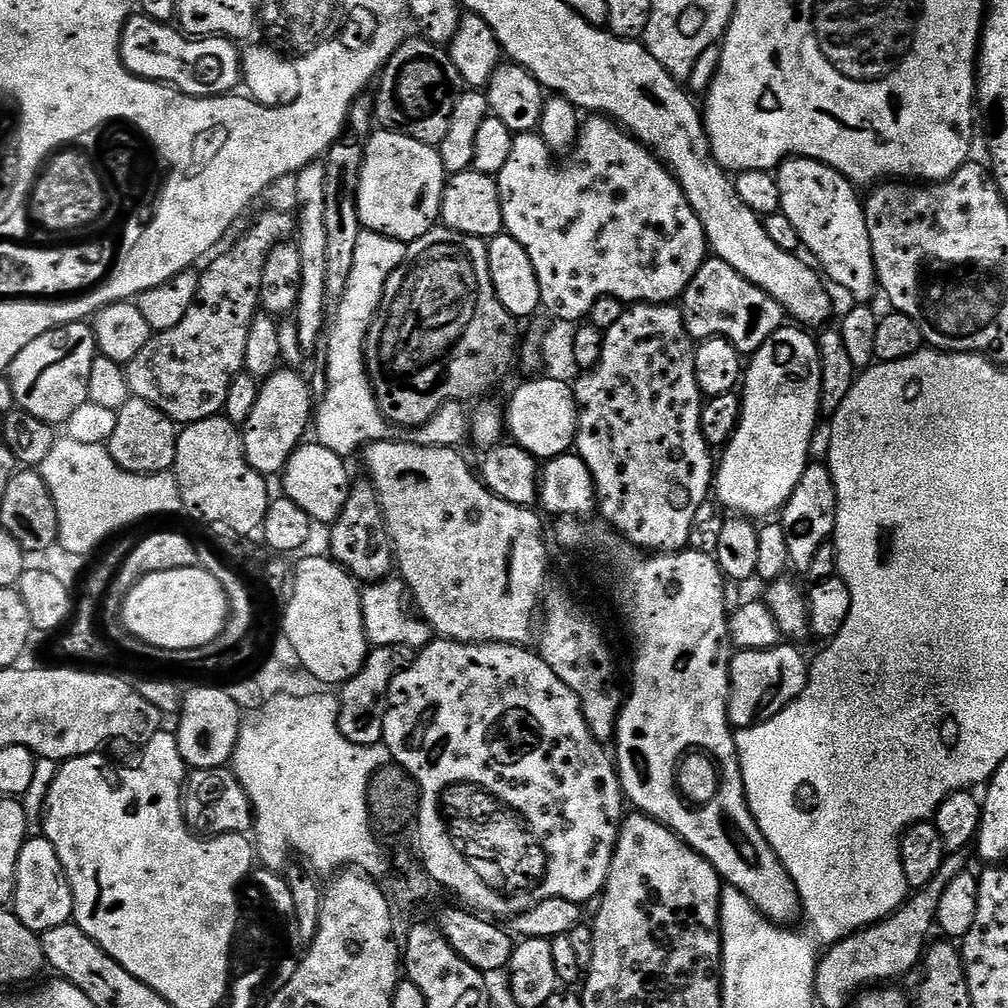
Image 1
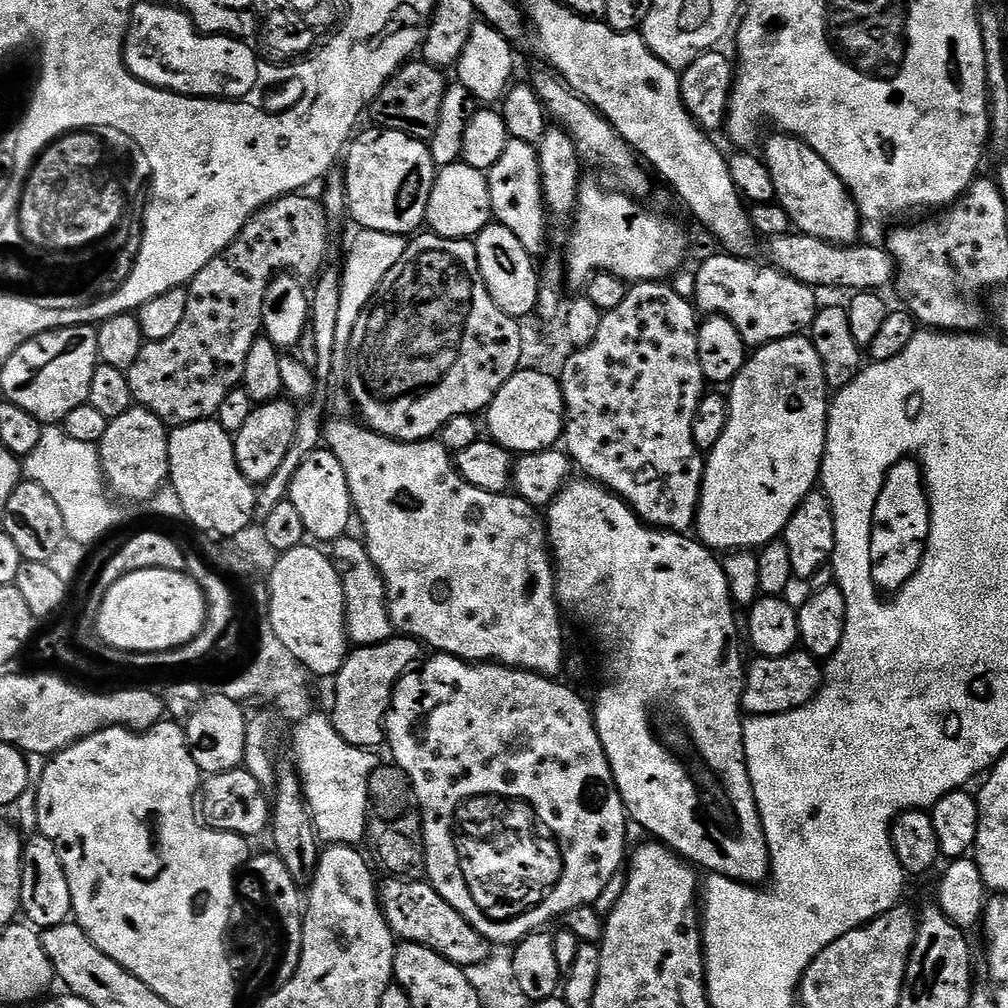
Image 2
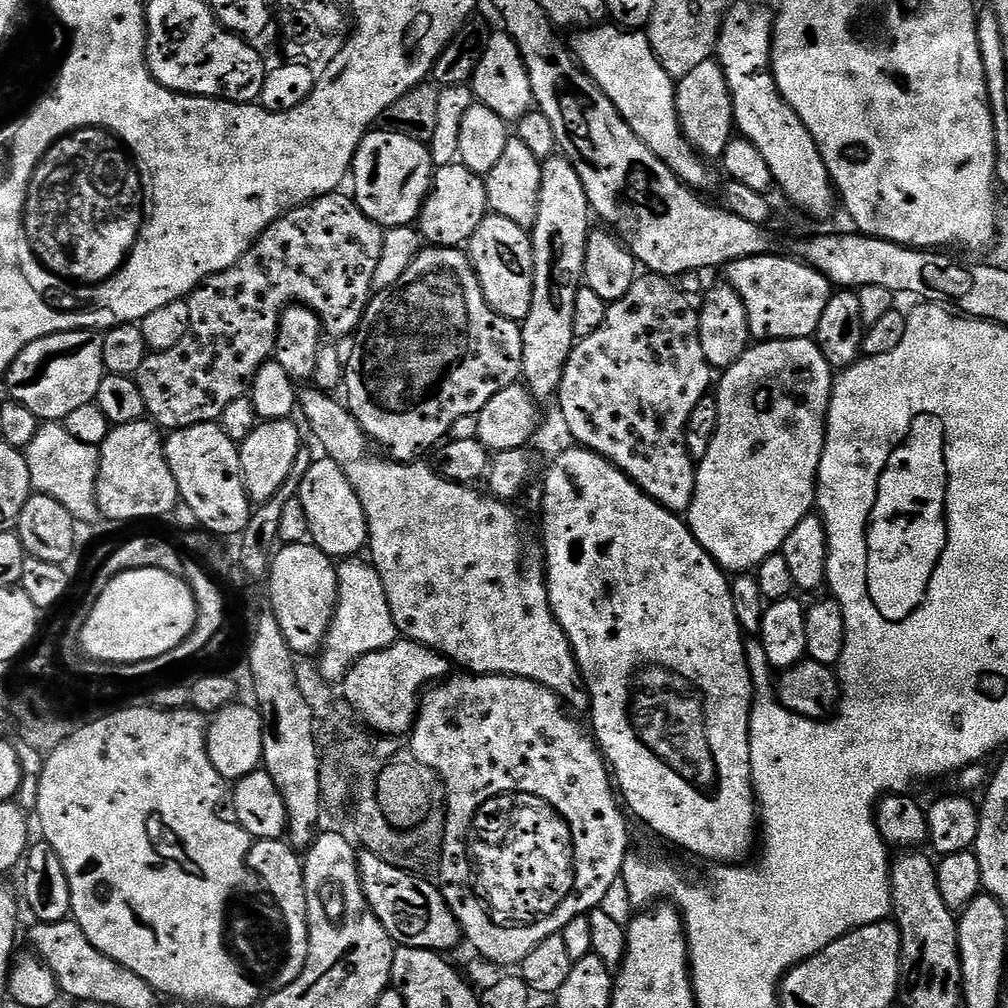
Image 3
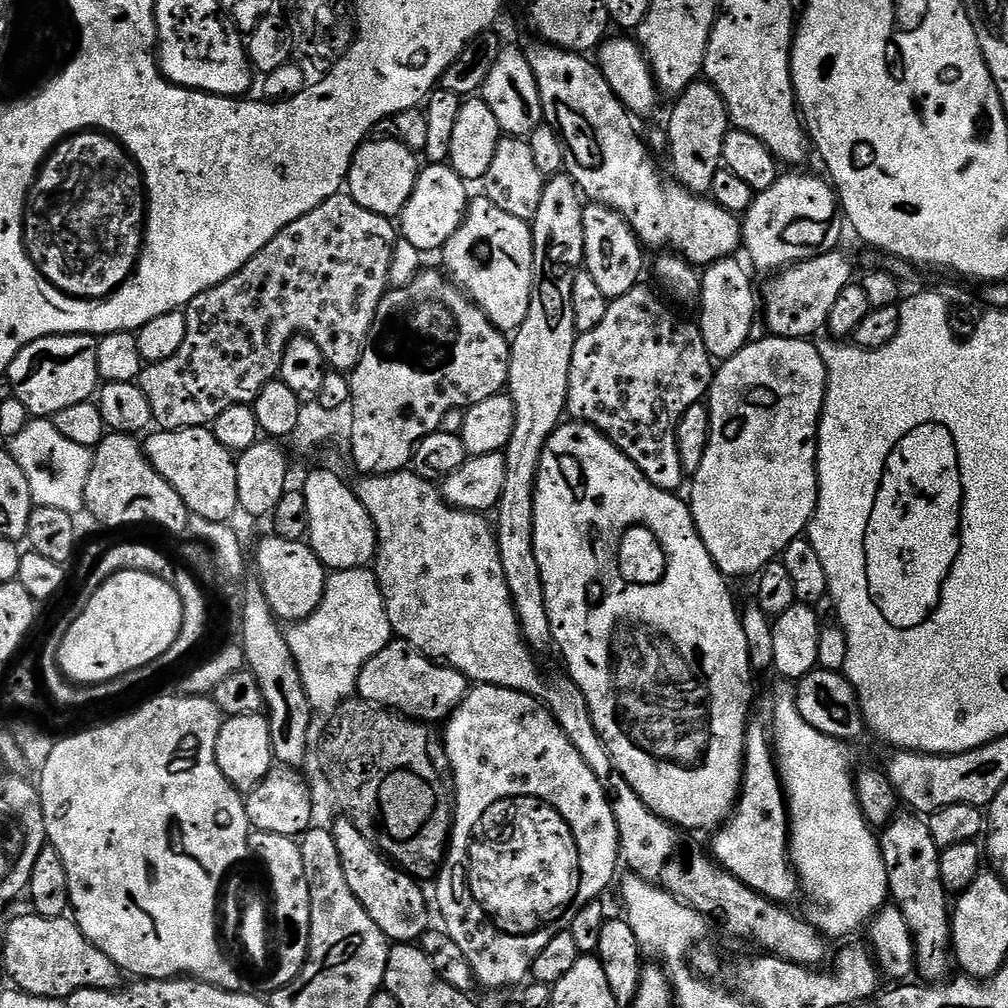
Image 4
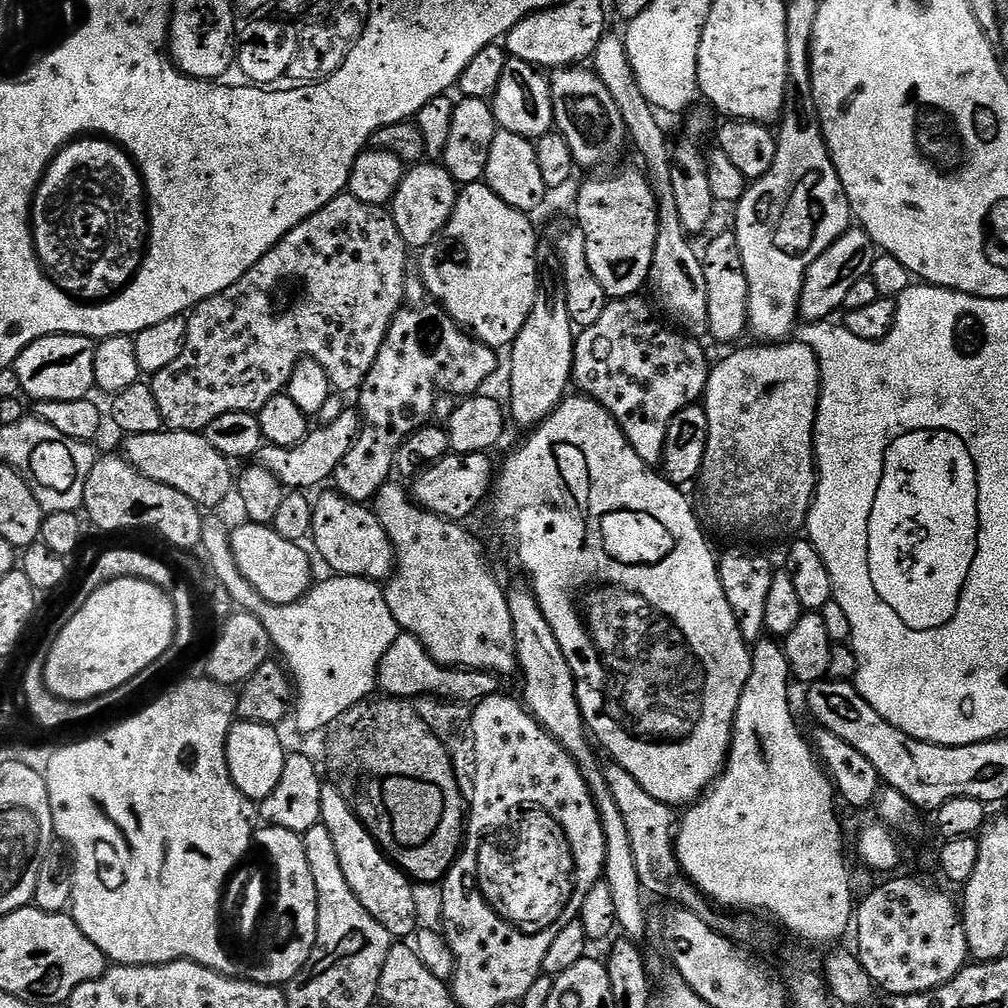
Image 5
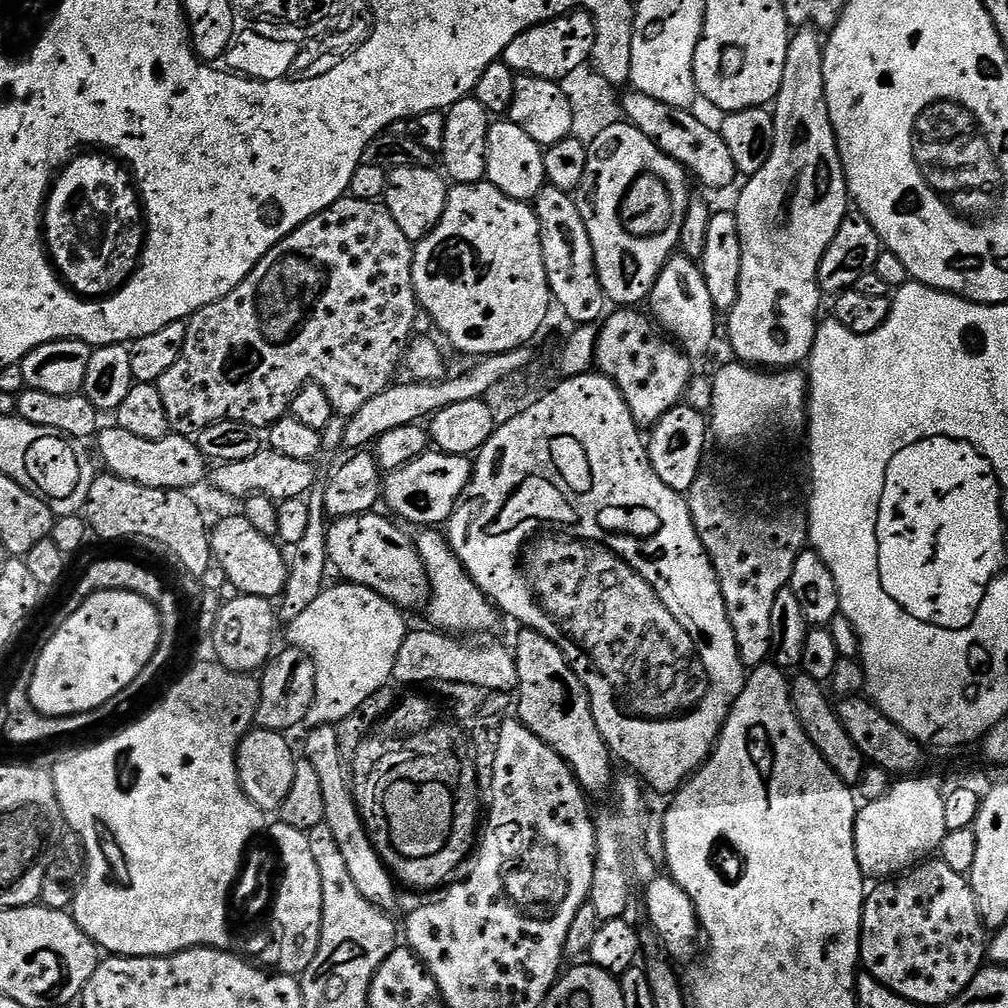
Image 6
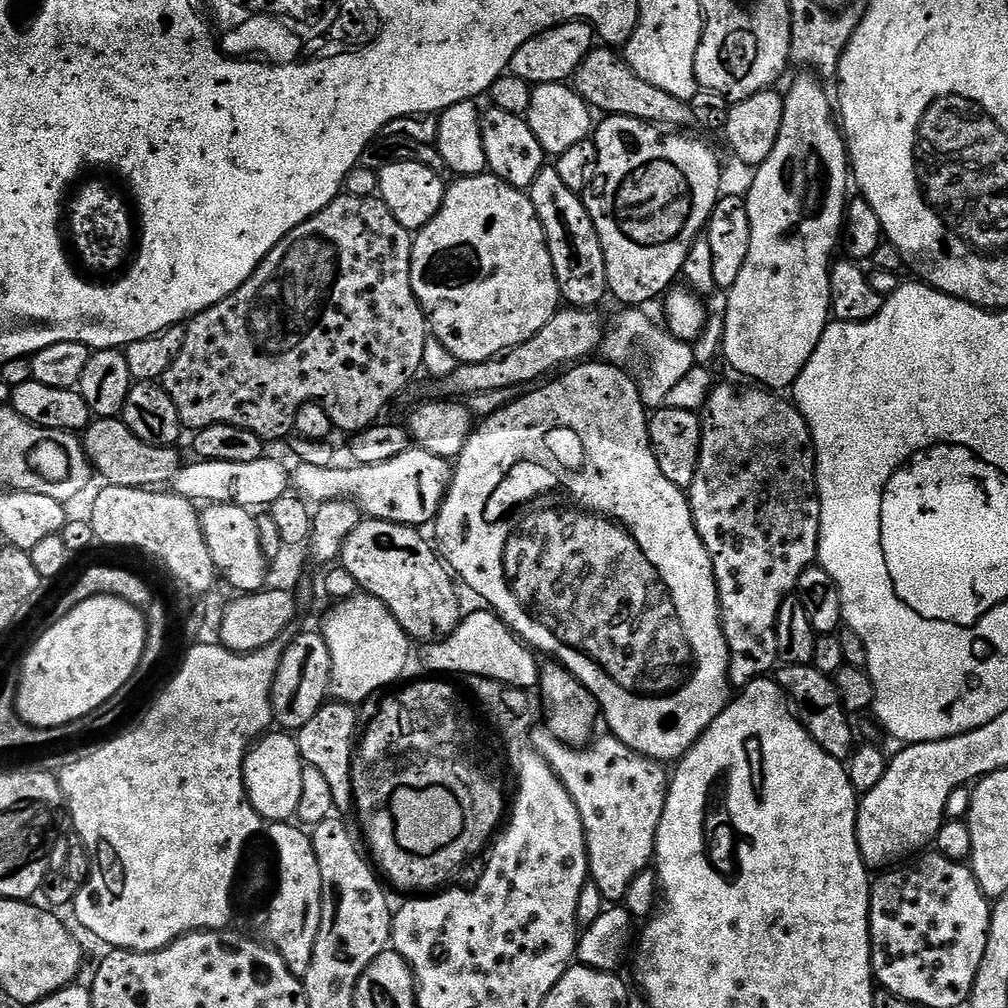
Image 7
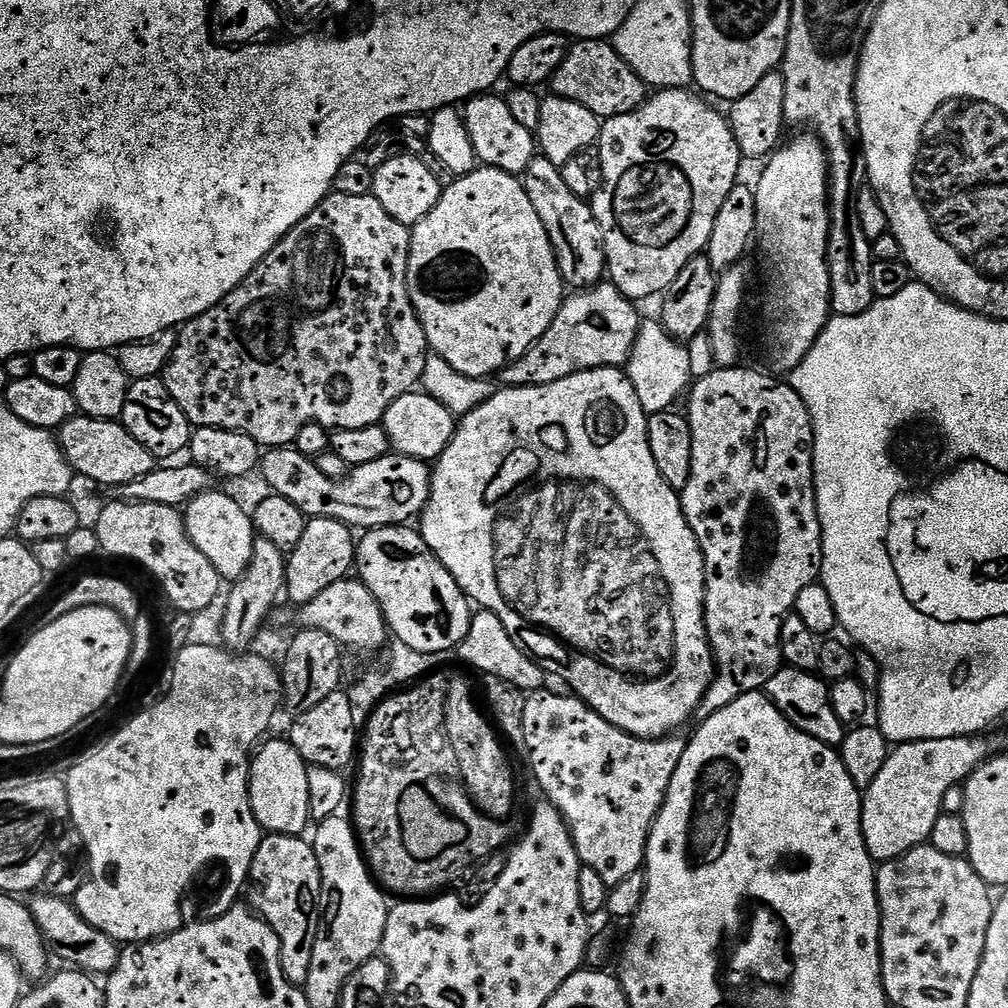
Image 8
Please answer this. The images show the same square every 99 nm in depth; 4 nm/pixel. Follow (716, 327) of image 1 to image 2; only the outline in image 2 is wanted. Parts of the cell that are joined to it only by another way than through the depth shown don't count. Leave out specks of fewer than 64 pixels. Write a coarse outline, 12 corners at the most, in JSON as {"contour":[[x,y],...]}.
{"contour":[[710,257],[694,304],[765,348],[811,329],[817,289],[755,259]]}

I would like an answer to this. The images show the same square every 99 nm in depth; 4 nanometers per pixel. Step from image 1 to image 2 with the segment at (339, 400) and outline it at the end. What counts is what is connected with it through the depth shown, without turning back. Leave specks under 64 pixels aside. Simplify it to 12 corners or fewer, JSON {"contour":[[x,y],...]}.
{"contour":[[365,228],[340,278],[337,349],[352,335],[408,240]]}

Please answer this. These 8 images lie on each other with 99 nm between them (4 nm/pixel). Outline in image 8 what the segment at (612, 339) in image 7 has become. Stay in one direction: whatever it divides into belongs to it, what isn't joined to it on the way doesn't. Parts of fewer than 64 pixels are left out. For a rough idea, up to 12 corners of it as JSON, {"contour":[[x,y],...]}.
{"contour":[[657,319],[641,323],[626,371],[644,413],[691,385],[692,356]]}

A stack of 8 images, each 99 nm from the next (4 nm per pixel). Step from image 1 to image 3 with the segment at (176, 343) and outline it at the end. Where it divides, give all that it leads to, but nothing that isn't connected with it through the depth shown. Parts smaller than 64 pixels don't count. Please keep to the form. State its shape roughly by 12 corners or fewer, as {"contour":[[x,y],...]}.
{"contour":[[340,190],[187,297],[134,377],[164,430],[219,421],[290,302],[351,337],[385,229]]}

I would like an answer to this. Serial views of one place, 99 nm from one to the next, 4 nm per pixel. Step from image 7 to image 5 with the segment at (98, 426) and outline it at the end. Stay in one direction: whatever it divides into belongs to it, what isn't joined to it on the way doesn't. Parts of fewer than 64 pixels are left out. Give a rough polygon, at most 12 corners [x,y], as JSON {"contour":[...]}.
{"contour":[[203,434],[128,436],[143,476],[205,509],[231,492],[233,465]]}

